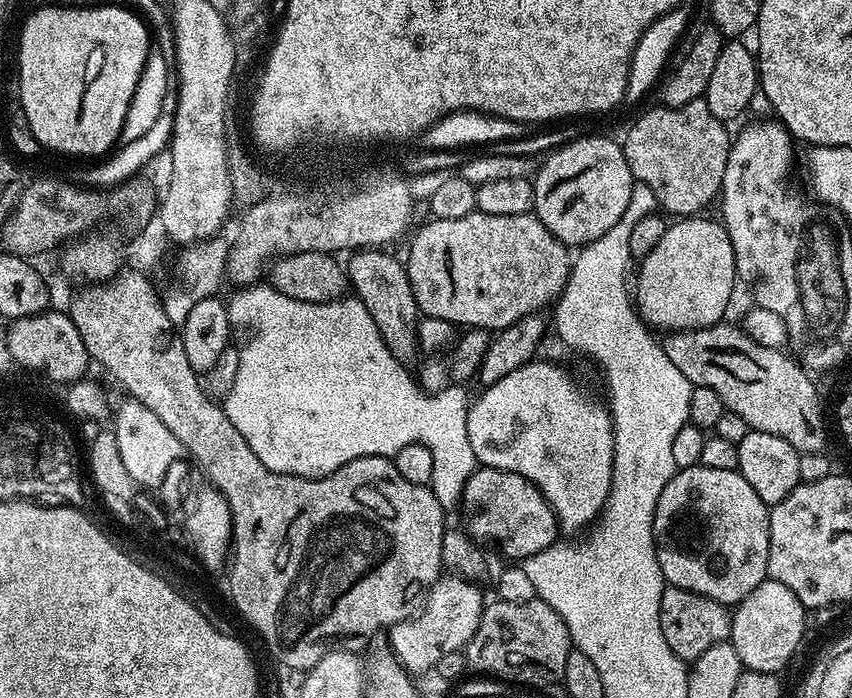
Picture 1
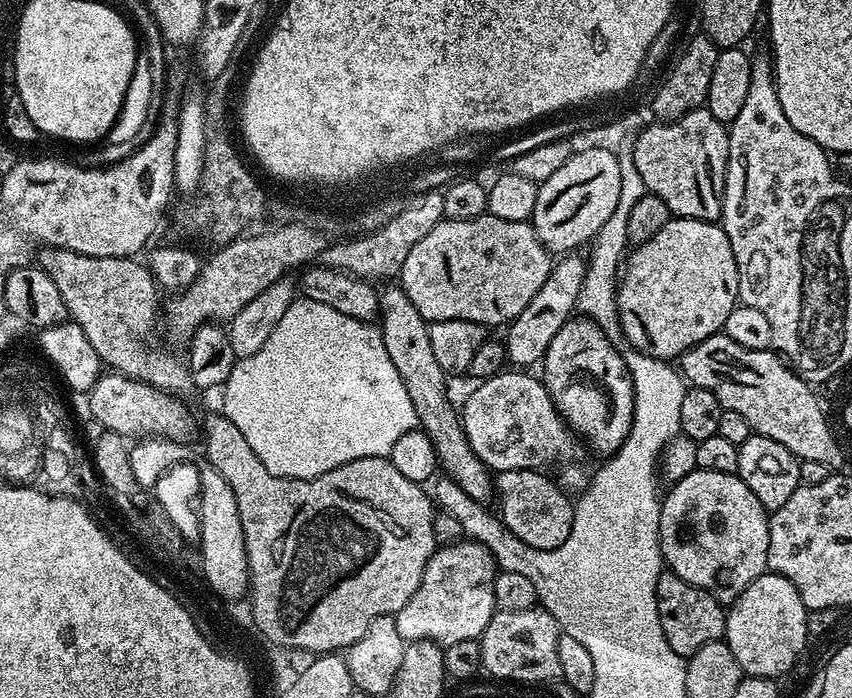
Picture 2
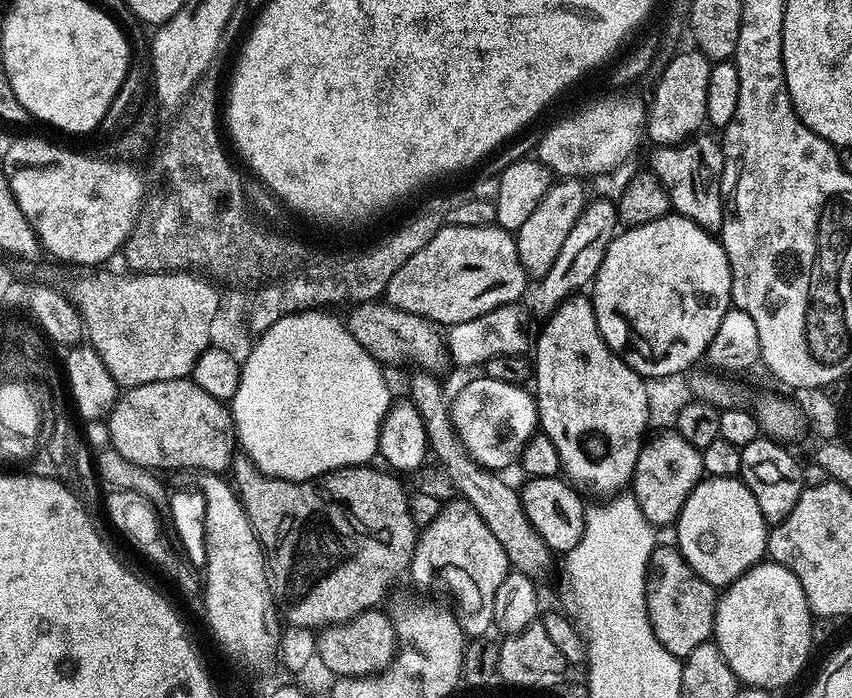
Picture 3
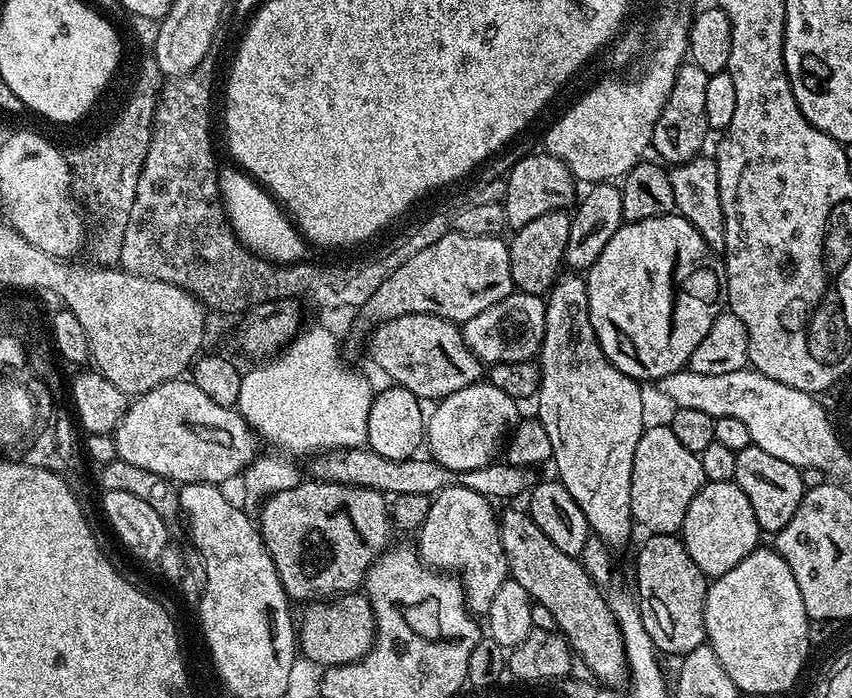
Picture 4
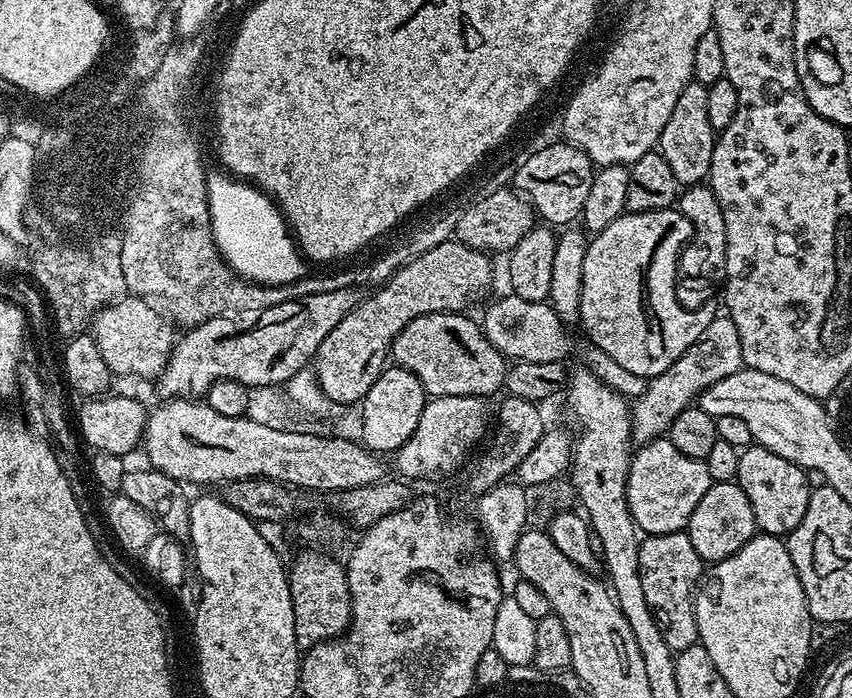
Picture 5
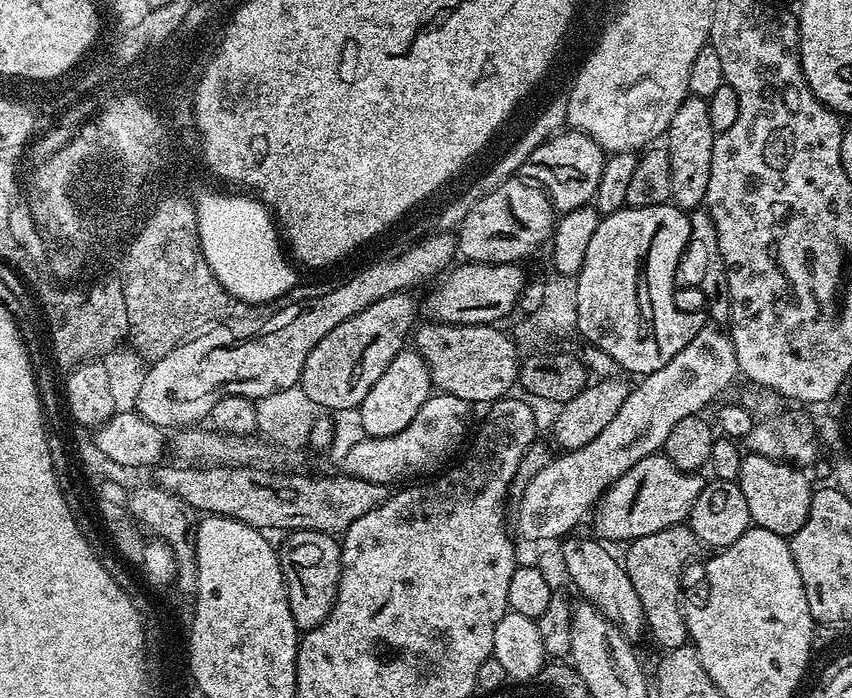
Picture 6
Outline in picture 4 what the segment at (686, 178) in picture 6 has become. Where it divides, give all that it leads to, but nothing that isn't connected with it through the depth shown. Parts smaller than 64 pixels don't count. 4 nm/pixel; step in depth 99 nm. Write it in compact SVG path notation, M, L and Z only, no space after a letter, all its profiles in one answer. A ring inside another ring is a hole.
M685 62L674 78L674 88L670 90L670 98L666 98L666 106L662 106L662 114L658 122L652 127L651 151L665 165L675 166L693 160L695 156L705 151L704 139L710 136L710 129L706 122L706 70Z

